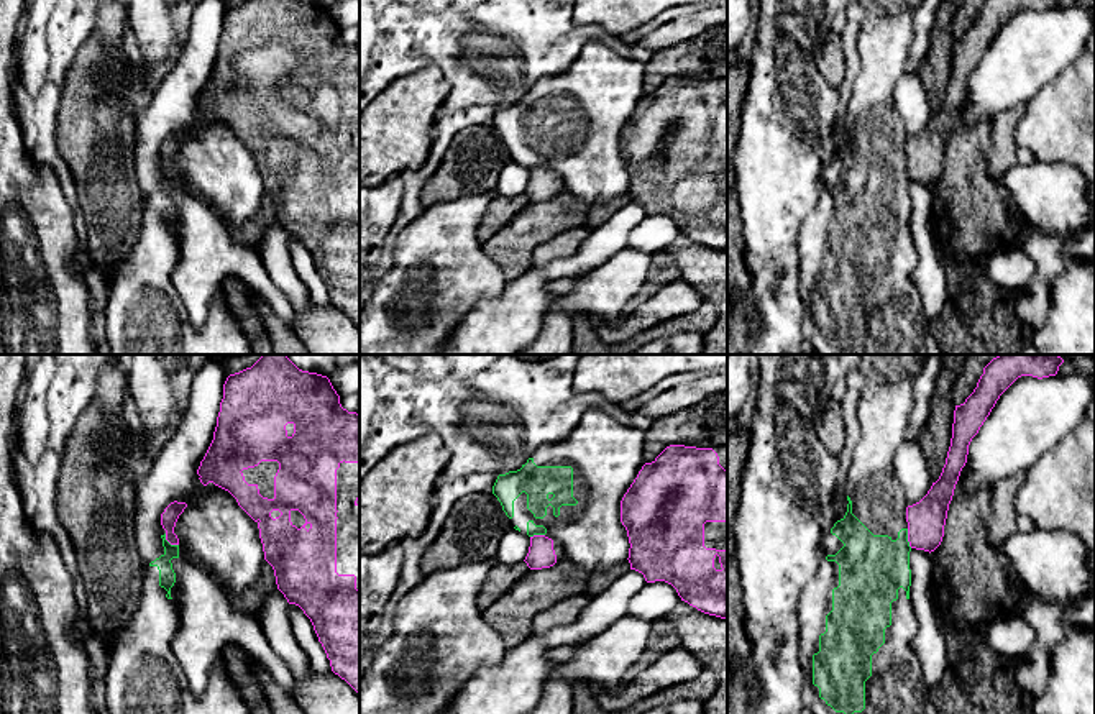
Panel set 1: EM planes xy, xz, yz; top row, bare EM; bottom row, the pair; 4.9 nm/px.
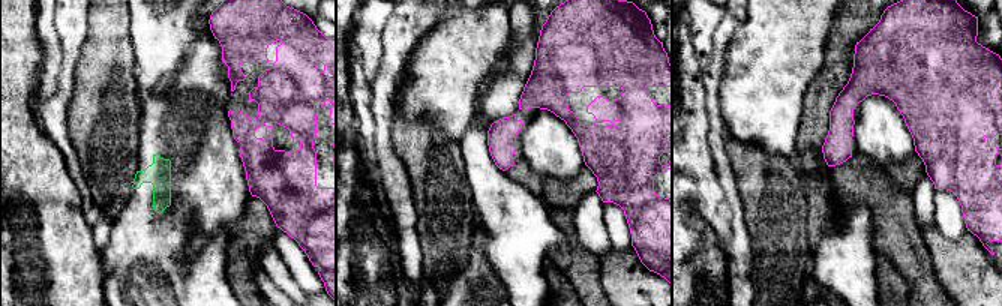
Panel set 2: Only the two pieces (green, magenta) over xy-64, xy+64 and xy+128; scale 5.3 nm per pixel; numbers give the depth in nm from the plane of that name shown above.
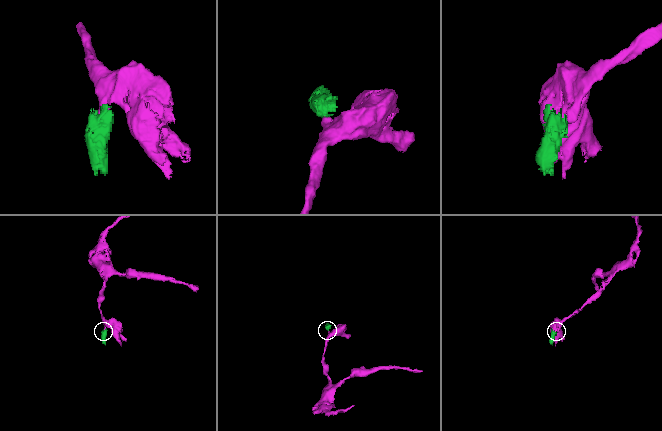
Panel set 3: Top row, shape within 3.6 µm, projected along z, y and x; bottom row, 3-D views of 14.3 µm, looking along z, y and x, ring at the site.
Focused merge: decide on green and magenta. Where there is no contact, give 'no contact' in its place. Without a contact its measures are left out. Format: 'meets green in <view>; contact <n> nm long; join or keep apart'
meets green in yz; contact 100 nm long; keep apart

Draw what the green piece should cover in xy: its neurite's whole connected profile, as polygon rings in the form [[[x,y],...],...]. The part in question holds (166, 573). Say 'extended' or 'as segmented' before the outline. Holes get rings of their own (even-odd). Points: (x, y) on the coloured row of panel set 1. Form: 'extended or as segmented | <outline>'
extended | [[[199,478],[194,489],[176,501],[187,504],[174,527],[179,543],[171,545],[161,525],[164,553],[144,570],[138,606],[126,625],[115,634],[107,657],[105,706],[110,714],[251,714],[225,668],[223,655],[205,691],[197,696],[189,689],[171,647],[179,624],[177,604],[171,597],[176,583],[171,560],[179,558],[204,570],[227,597],[230,591],[240,594],[259,578],[266,561],[258,522],[228,491],[218,486],[205,491]]]

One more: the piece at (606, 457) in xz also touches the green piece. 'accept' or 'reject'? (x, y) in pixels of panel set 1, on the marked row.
accept

